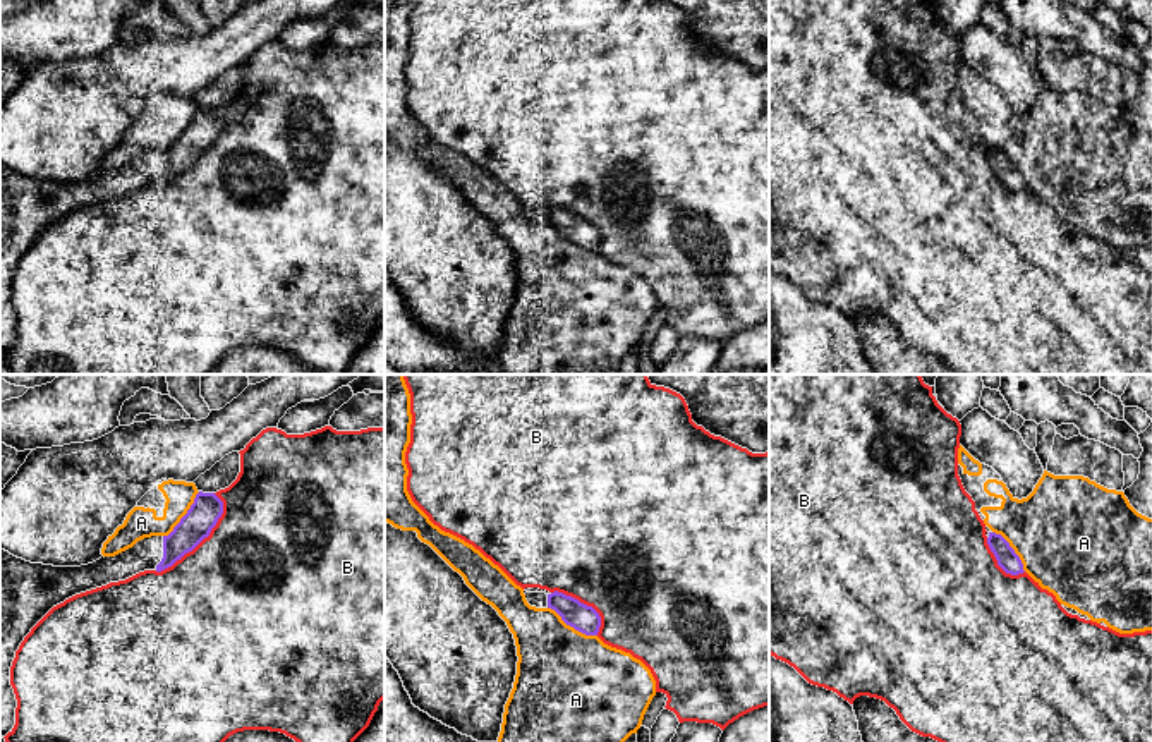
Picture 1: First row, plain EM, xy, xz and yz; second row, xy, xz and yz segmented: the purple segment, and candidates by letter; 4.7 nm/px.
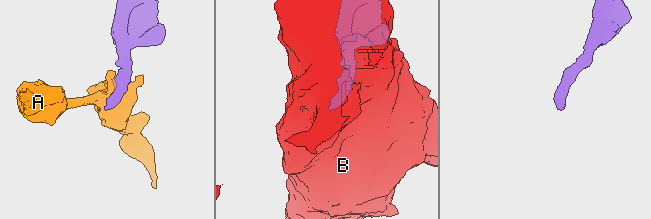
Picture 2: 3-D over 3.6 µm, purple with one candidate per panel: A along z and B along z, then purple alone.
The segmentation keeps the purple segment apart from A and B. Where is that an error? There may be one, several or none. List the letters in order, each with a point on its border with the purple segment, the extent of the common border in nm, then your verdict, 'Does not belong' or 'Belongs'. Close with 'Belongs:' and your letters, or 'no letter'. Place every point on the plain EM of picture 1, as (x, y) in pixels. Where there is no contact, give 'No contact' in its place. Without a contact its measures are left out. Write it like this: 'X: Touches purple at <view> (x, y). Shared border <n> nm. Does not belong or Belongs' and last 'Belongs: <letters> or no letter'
A: Touches purple at xz (572, 241). Shared border 280 nm. Does not belong
B: Touches purple at xy (201, 155). Shared border 460 nm. Does not belong
Belongs: no letter

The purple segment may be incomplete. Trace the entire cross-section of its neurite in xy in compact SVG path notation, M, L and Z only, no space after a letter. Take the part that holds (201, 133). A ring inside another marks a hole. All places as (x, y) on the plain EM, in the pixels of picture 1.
M199 106L168 151L151 151L132 163L81 182L31 179L0 163L0 352L15 340L17 314L10 282L24 252L65 215L125 196L144 186L161 187L209 151L223 129L215 108Z

